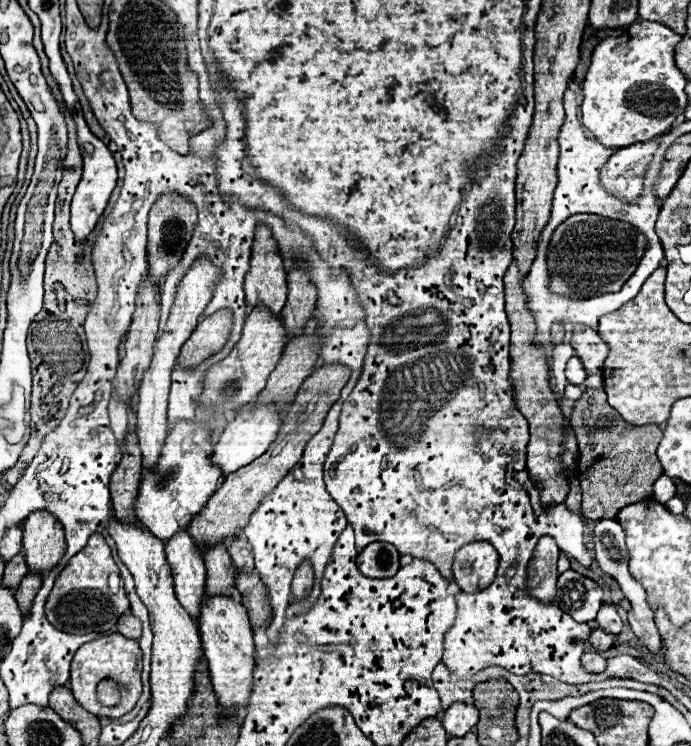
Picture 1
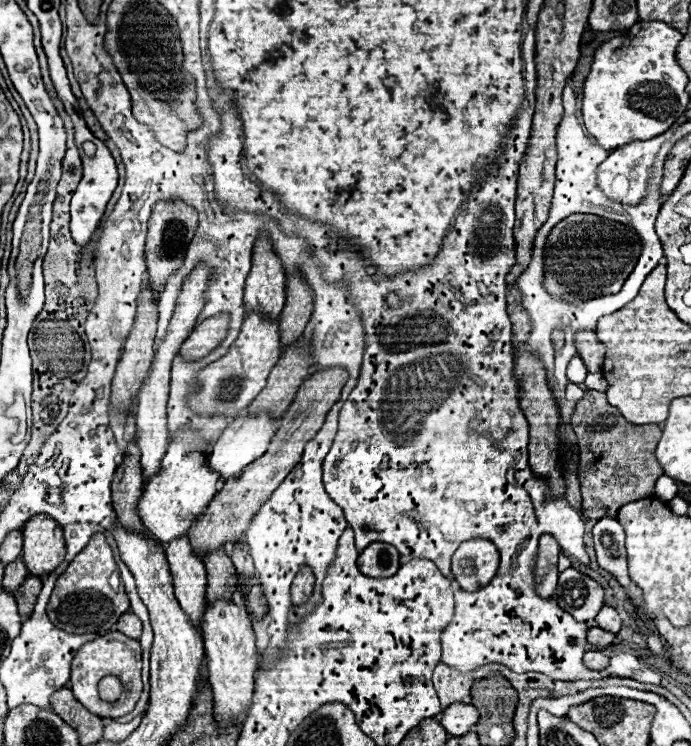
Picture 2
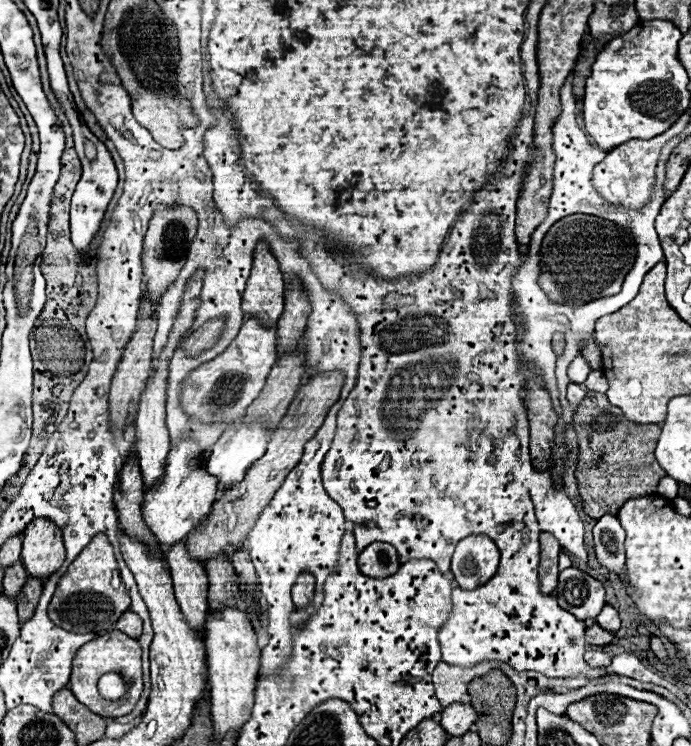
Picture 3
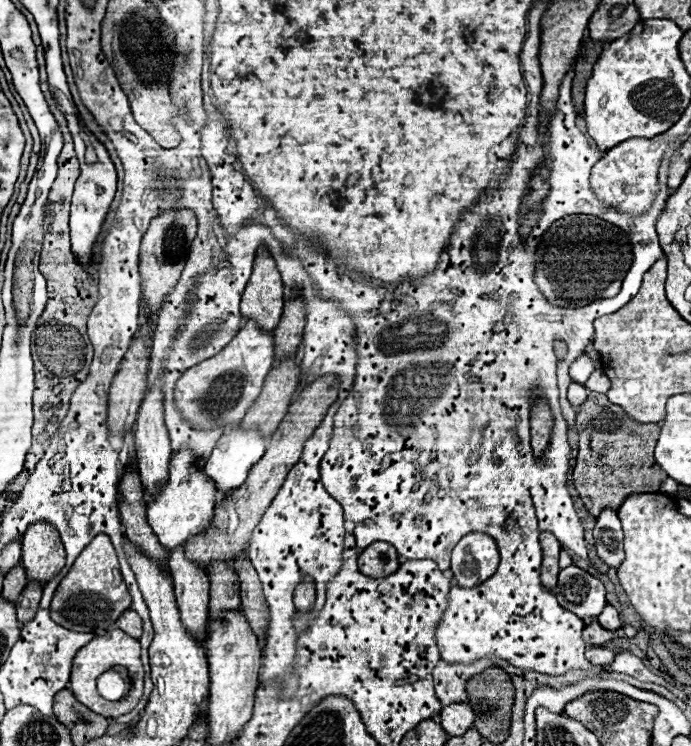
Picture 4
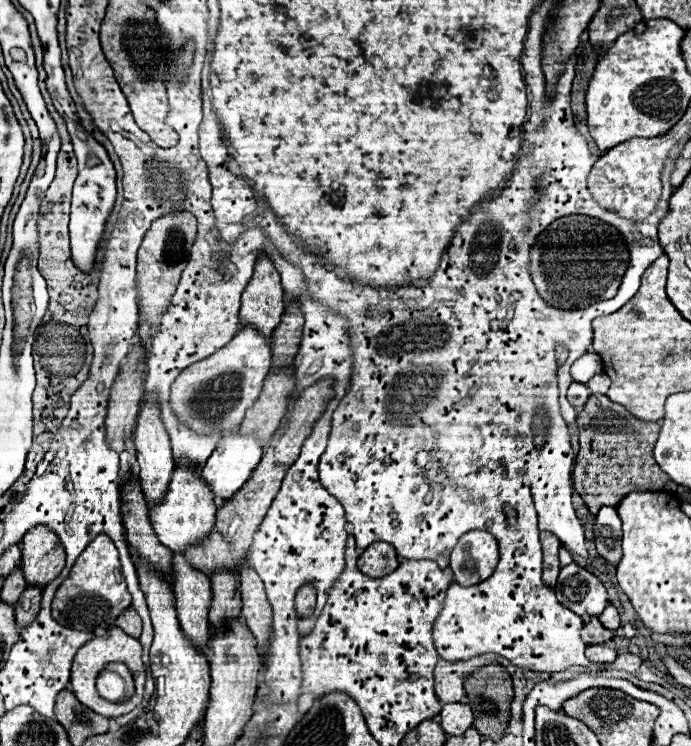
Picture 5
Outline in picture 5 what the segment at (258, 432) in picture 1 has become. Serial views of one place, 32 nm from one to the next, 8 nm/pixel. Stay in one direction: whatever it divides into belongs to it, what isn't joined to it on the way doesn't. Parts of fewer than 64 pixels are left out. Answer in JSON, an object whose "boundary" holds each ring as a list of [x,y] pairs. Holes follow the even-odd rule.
{"boundary":[[[226,434],[218,440],[216,450],[212,452],[212,456],[208,458],[208,462],[204,464],[204,468],[200,472],[204,484],[210,488],[218,506],[222,502],[230,500],[246,484],[252,470],[258,466],[260,458],[262,458],[262,446],[256,442],[256,438],[242,438],[238,434]]]}

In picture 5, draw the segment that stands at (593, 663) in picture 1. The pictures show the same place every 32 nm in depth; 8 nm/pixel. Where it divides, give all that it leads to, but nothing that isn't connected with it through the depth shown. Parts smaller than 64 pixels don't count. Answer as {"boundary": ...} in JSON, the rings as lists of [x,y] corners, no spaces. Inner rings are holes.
{"boundary":[[[588,644],[588,646],[586,646],[586,656],[588,656],[592,662],[610,664],[610,662],[616,660],[616,650],[610,648],[608,644]]]}

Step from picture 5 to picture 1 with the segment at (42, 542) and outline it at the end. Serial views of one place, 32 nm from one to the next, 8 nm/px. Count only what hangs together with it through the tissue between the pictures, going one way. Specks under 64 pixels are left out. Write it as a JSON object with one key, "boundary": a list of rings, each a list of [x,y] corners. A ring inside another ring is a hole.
{"boundary":[[[36,512],[22,526],[24,530],[24,558],[32,572],[52,570],[66,552],[64,528],[52,514]]]}

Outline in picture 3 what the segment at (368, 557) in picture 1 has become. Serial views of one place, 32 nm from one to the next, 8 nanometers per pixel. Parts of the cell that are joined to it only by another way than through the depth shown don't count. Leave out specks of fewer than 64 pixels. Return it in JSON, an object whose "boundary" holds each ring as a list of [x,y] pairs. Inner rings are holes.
{"boundary":[[[374,542],[372,546],[364,548],[358,558],[358,568],[362,574],[372,578],[384,578],[396,574],[400,568],[396,548],[386,542]]]}

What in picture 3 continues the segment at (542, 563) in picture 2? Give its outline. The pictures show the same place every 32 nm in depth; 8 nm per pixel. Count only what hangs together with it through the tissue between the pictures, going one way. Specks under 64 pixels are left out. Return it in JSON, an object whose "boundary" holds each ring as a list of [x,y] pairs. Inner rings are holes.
{"boundary":[[[544,532],[540,534],[540,586],[544,590],[544,594],[550,594],[554,588],[556,588],[556,582],[558,582],[558,554],[560,554],[560,544],[558,540]]]}

